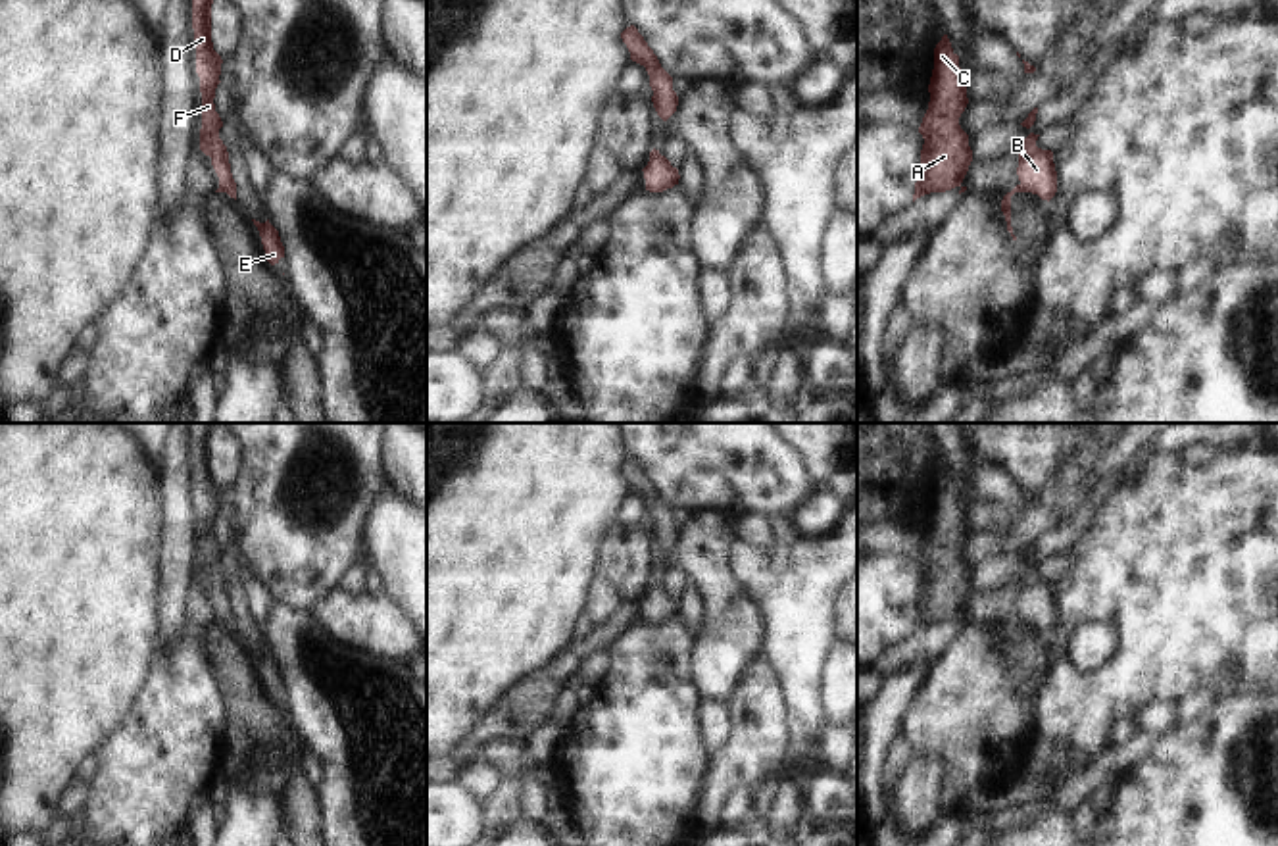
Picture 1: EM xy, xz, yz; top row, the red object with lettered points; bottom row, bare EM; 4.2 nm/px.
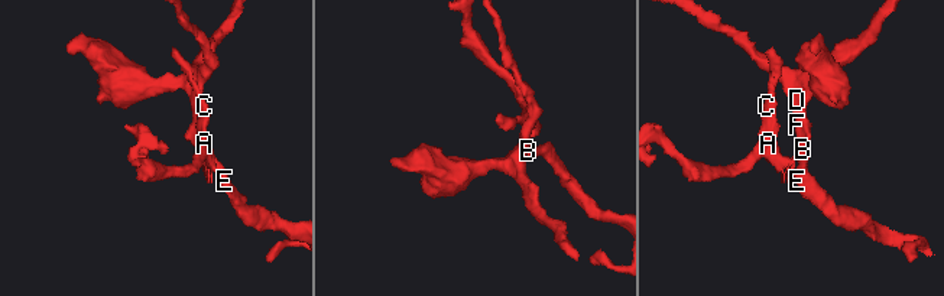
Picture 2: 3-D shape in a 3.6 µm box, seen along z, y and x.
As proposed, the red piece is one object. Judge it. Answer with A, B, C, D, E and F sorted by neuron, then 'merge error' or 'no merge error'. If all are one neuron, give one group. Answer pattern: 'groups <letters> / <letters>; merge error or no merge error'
groups A C / B D E F; merge error

